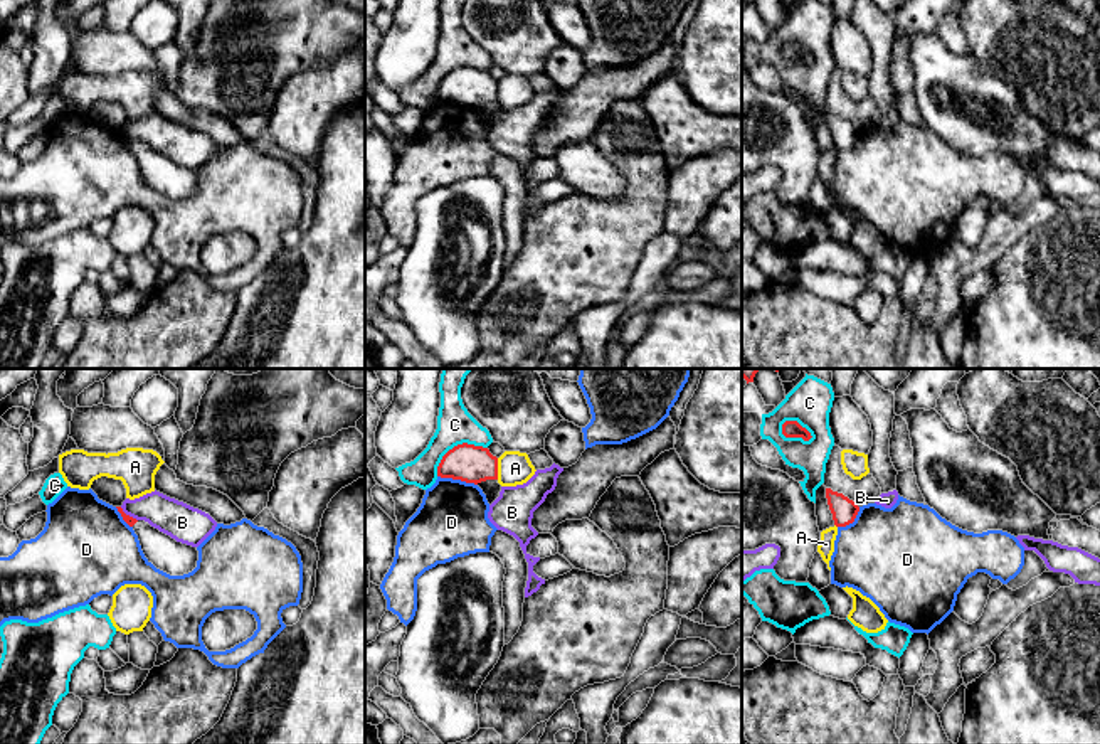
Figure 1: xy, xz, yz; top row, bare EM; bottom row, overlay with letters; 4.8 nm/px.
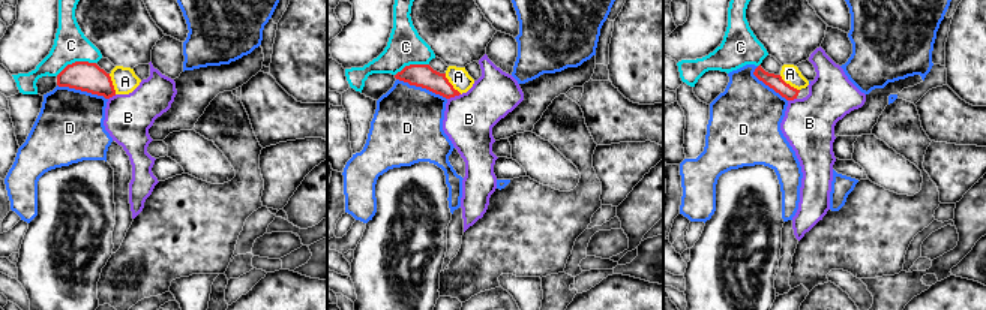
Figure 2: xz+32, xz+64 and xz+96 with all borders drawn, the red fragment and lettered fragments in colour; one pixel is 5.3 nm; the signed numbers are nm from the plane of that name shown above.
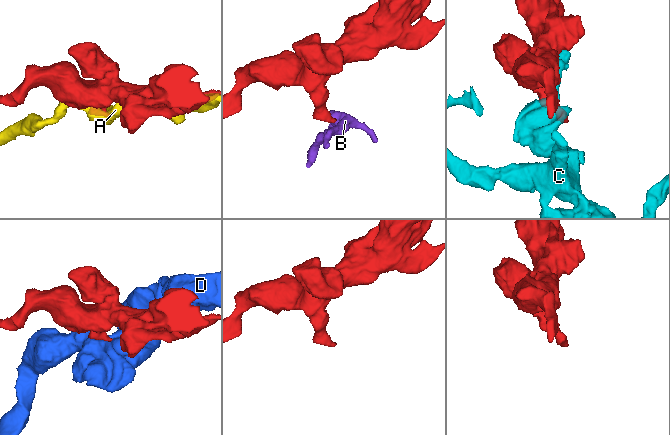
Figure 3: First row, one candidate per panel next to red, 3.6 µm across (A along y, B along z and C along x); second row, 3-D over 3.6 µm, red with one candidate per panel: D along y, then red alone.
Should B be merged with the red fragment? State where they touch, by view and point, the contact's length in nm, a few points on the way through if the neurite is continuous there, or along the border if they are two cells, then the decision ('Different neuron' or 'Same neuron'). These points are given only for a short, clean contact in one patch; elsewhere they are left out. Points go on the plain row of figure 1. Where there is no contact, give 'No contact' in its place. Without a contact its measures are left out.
Touches red at xy (128, 138). Shared border 110 nm. Boundary: xy (120, 130), (137, 143). Different neuron

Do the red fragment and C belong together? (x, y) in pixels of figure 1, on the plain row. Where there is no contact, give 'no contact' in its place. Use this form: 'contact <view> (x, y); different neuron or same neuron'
contact yz (796, 44); different neuron

